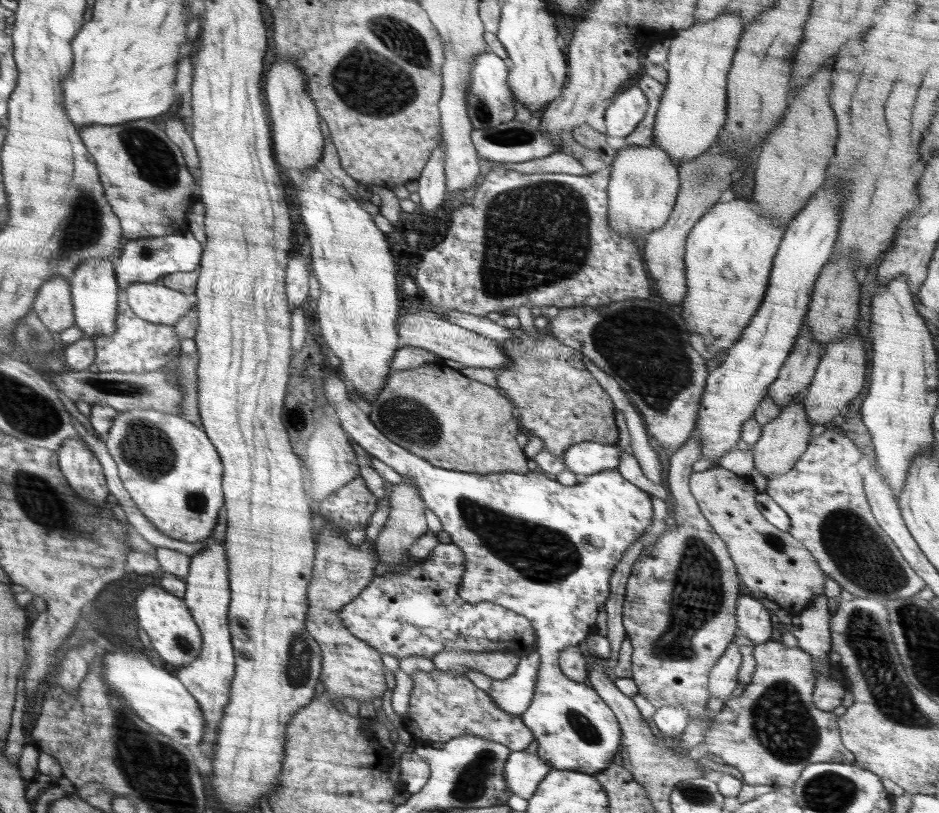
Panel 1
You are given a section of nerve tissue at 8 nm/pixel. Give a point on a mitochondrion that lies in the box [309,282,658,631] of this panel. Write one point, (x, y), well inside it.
(542, 554)

